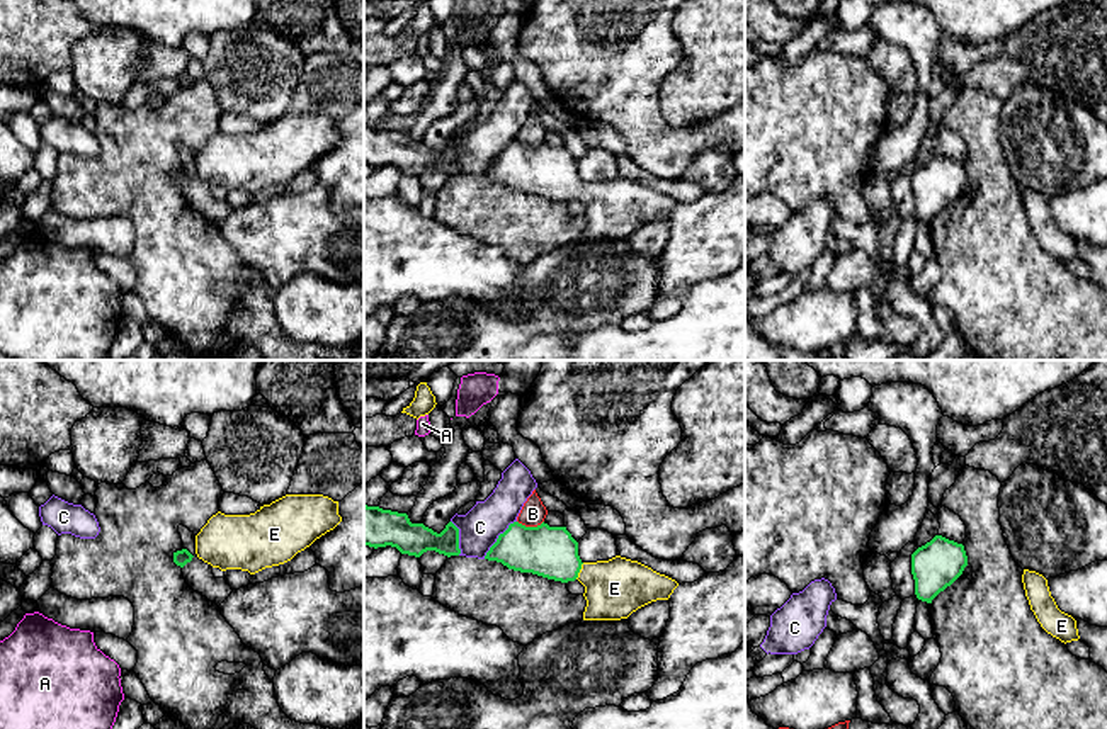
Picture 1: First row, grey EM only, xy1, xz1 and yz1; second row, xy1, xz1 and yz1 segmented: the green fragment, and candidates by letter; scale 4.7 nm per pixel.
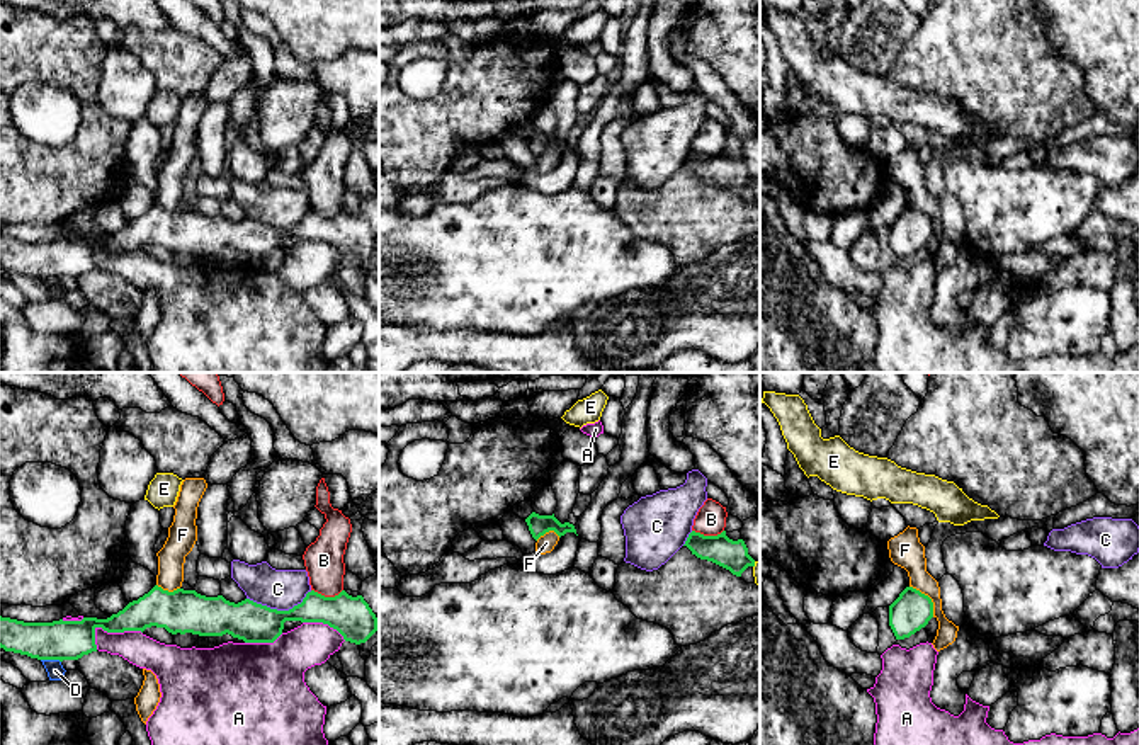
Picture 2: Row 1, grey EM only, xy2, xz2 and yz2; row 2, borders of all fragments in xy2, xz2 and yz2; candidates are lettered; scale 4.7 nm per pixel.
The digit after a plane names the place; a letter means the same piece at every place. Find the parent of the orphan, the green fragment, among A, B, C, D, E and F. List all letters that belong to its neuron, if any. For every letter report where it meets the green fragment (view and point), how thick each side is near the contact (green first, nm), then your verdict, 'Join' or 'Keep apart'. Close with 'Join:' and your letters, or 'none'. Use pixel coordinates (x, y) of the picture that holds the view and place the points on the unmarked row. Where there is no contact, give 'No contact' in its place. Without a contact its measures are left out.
A: Touches green at xy2 (111, 250). Thickness 190 nm (green) against 150 nm. Keep apart
B: Touches green at xy2 (327, 216). Thickness 190 nm (green) against 190 nm. Keep apart
C: Touches green at xy2 (279, 230). Thickness 190 nm (green) against 190 nm. Keep apart
D: Touches green at xy2 (51, 278). Thickness 190 nm (green) against 80 nm. Keep apart
E: Touches green at xz1 (579, 191). Thickness 240 nm (green) against 280 nm. Join
F: Touches green at yz2 (929, 216). Thickness 190 nm (green) against 160 nm. Keep apart
Join: E

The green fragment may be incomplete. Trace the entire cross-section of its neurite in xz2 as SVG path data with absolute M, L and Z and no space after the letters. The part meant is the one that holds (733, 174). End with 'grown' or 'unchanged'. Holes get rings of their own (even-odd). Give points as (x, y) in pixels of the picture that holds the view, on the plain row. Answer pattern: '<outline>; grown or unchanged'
M692 150L683 165L687 165L697 177L712 180L736 196L741 196L741 192L751 185L755 202L760 208L760 179L755 180L748 173L748 167L743 158L733 160L726 155L726 150L717 155L704 155Z; grown

